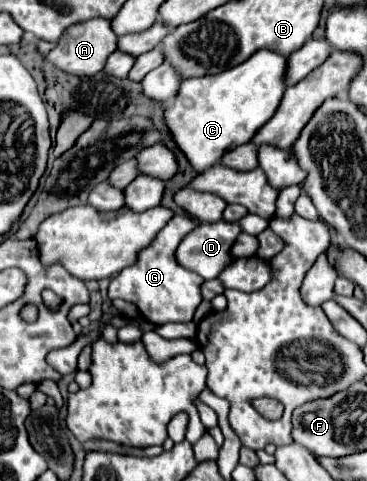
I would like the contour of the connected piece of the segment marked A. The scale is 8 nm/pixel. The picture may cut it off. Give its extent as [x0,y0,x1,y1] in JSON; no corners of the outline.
[44,17,118,77]

